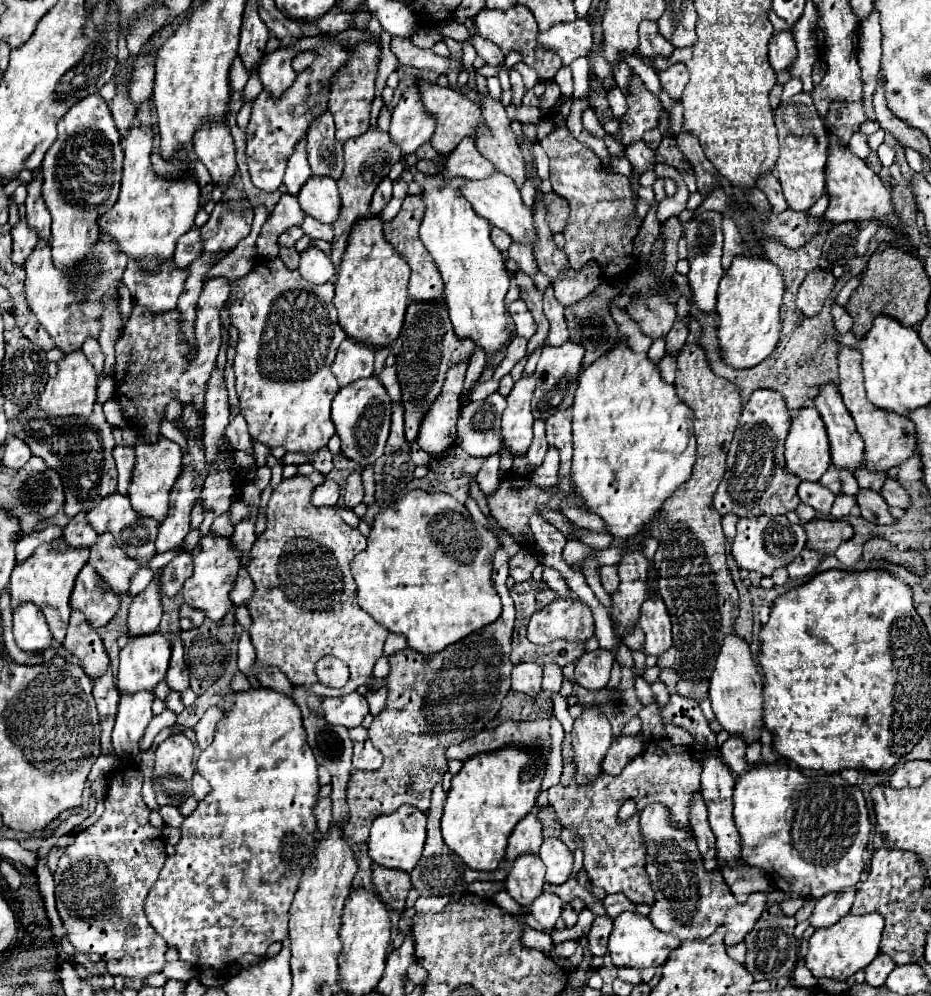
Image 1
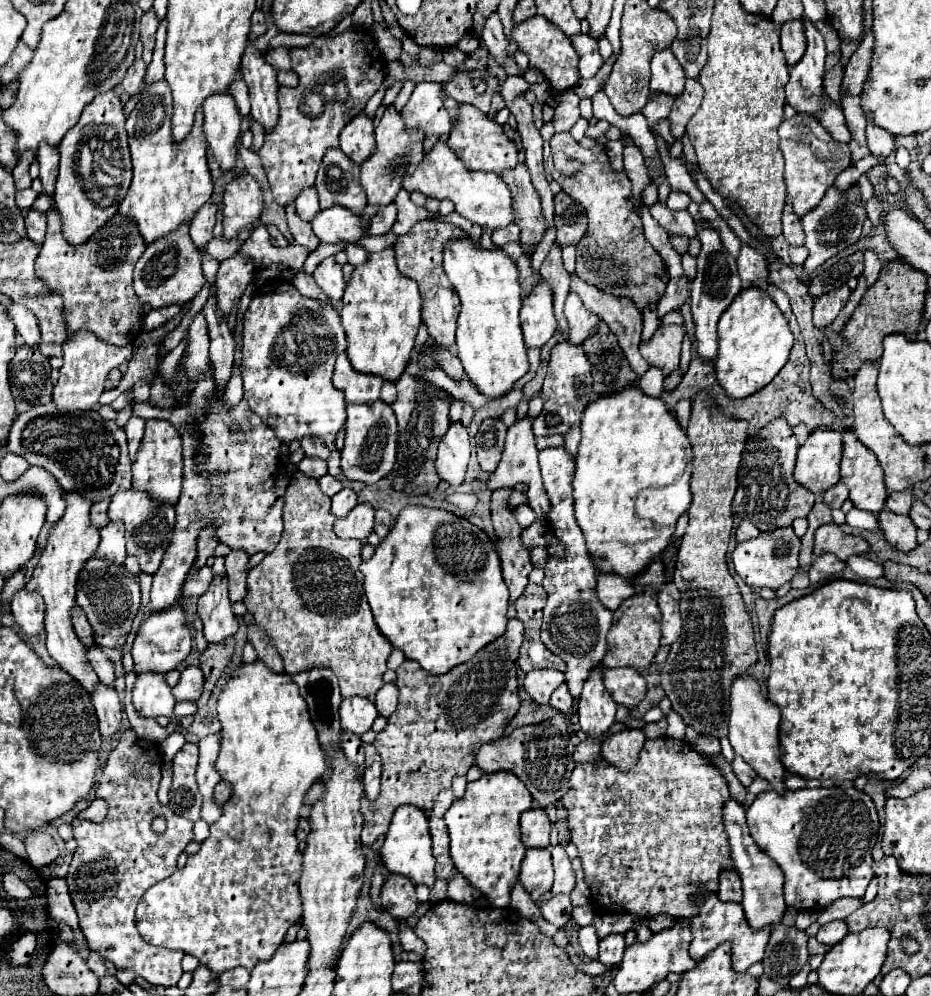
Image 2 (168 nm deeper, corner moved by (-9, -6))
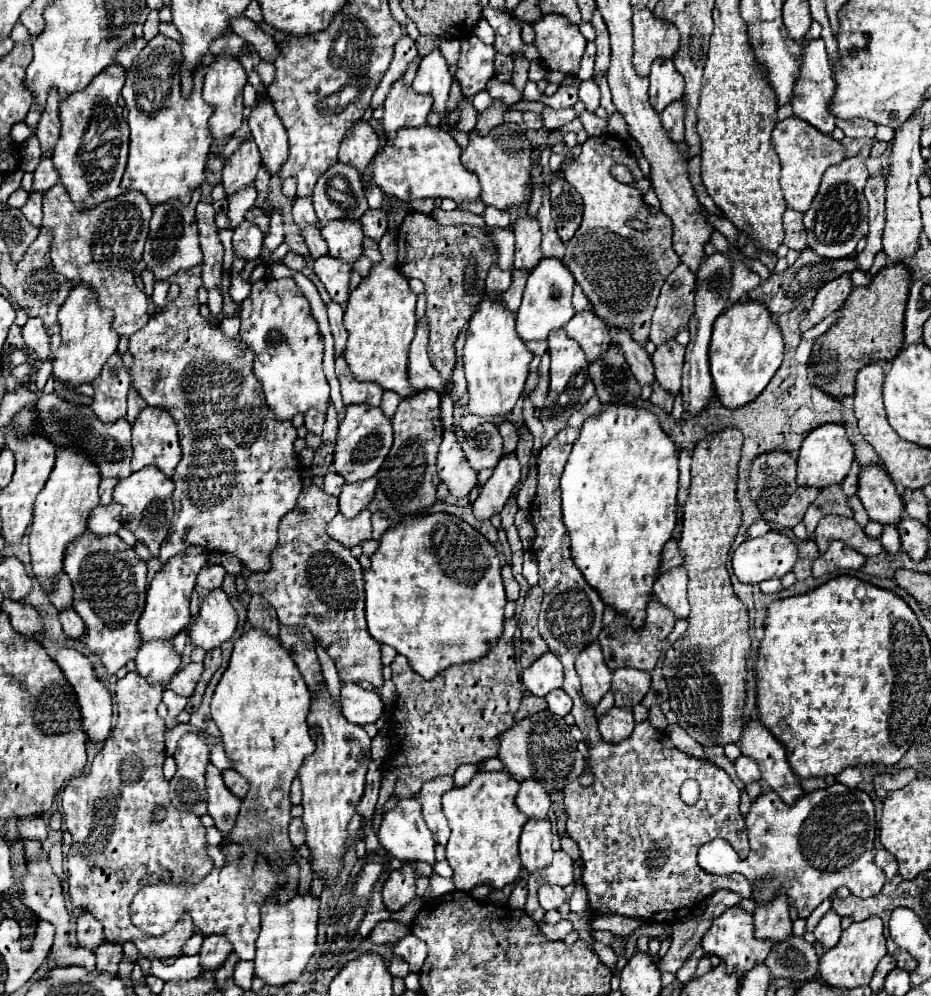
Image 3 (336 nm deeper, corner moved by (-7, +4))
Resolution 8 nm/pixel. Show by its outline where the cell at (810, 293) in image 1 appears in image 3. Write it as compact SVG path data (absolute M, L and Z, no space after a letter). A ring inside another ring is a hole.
M851 274L839 276L837 280L825 284L825 286L819 290L819 294L815 296L811 310L807 312L809 320L811 320L813 324L819 324L825 316L829 316L829 314L833 314L835 310L839 310L839 308L845 304L847 296L851 294L851 288L853 288L853 284L851 284Z

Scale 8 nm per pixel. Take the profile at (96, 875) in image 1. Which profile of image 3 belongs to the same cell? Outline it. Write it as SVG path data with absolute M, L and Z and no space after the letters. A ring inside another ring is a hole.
M129 672L125 678L117 680L117 726L111 730L111 736L105 740L101 752L95 756L89 774L83 778L73 778L63 790L63 814L65 826L73 836L73 844L69 848L69 896L75 906L89 910L105 928L105 938L115 940L119 944L133 940L139 954L149 958L165 958L165 956L181 956L183 944L191 936L191 918L183 916L173 930L161 936L149 936L137 930L129 918L129 904L139 888L147 882L185 882L197 884L213 870L213 860L207 854L207 838L205 826L199 816L191 812L181 812L173 808L169 800L169 782L163 778L163 760L165 760L165 720L157 714L157 704L161 702L163 686L149 684L137 672ZM163 806L165 818L155 820L155 808Z

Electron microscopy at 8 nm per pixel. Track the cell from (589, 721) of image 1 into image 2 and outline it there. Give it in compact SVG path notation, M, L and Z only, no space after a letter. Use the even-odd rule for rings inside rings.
M597 666L583 684L577 710L581 730L587 734L587 738L599 742L607 738L607 732L615 722L615 706L615 700L611 694L607 694L601 682L601 668Z

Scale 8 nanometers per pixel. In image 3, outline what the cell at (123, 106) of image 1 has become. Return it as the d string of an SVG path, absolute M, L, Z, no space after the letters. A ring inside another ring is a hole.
M133 38L129 44L125 44L125 46L117 52L115 62L121 64L123 68L129 68L129 66L133 64L133 60L137 58L137 54L145 48L145 44L147 44L145 38Z

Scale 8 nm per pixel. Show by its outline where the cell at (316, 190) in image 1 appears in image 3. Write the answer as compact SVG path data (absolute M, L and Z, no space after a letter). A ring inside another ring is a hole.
M337 222L323 228L321 234L329 244L329 256L345 260L351 268L357 258L363 256L363 230L359 222Z

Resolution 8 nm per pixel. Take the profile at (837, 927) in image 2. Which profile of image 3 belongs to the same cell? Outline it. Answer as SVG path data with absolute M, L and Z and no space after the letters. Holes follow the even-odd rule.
M829 910L829 912L821 918L821 922L815 926L813 934L815 934L815 940L817 940L825 950L833 948L833 946L839 942L839 938L841 938L841 916L839 916L837 912Z

